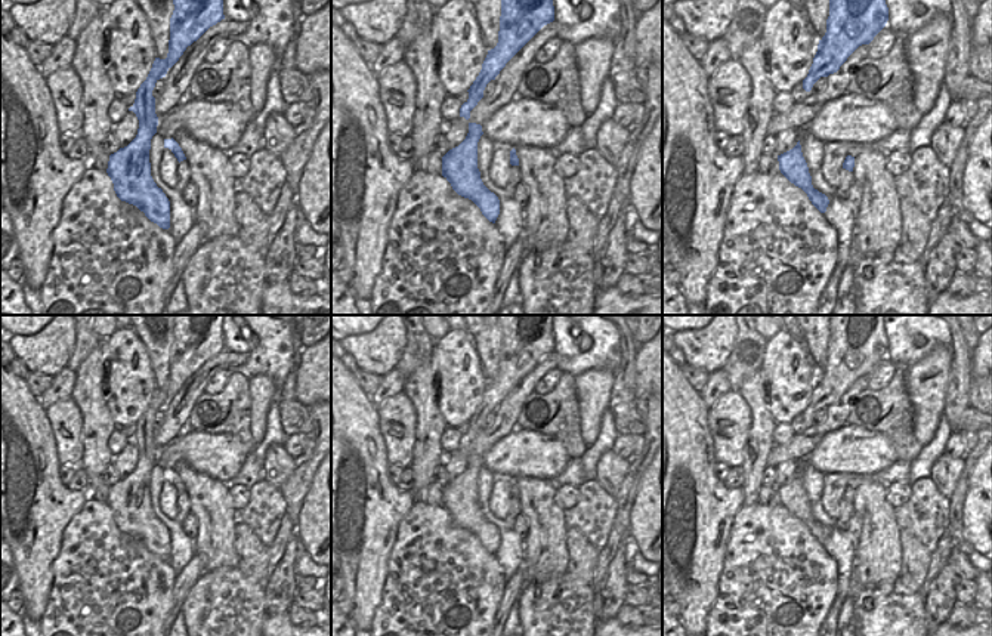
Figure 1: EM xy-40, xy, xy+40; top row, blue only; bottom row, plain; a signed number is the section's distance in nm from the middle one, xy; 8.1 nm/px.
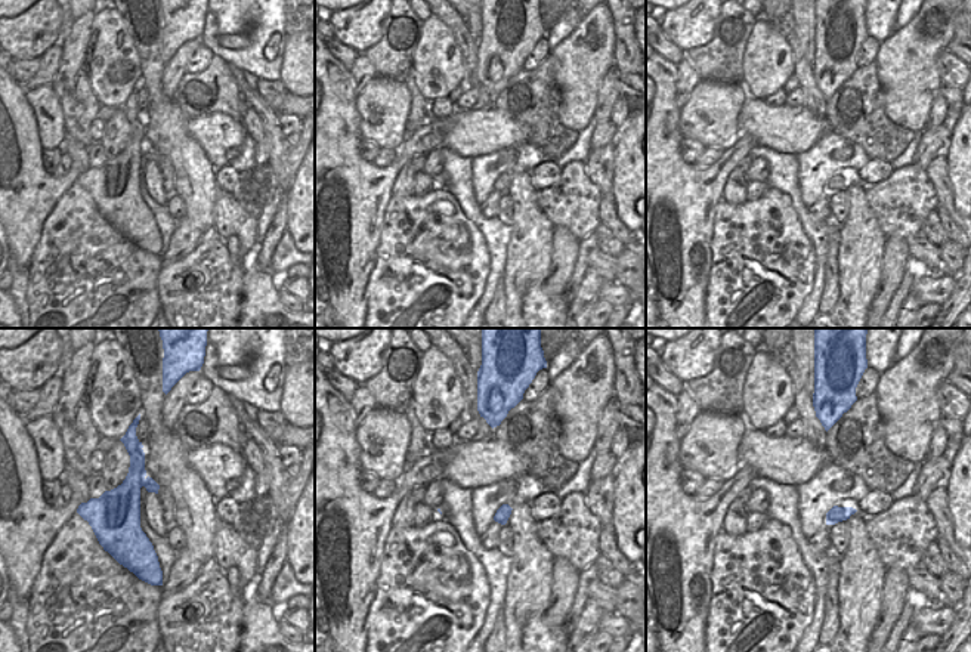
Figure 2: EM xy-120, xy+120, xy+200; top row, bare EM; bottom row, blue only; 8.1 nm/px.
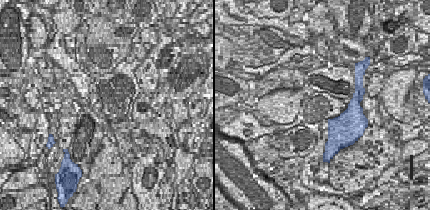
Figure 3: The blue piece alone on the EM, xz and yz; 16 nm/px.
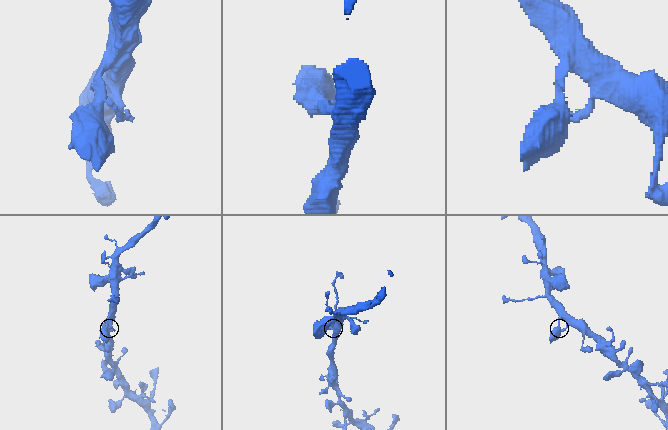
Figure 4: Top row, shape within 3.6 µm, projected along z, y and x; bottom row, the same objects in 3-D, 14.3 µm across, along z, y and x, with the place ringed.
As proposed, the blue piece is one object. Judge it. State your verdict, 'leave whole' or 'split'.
leave whole

